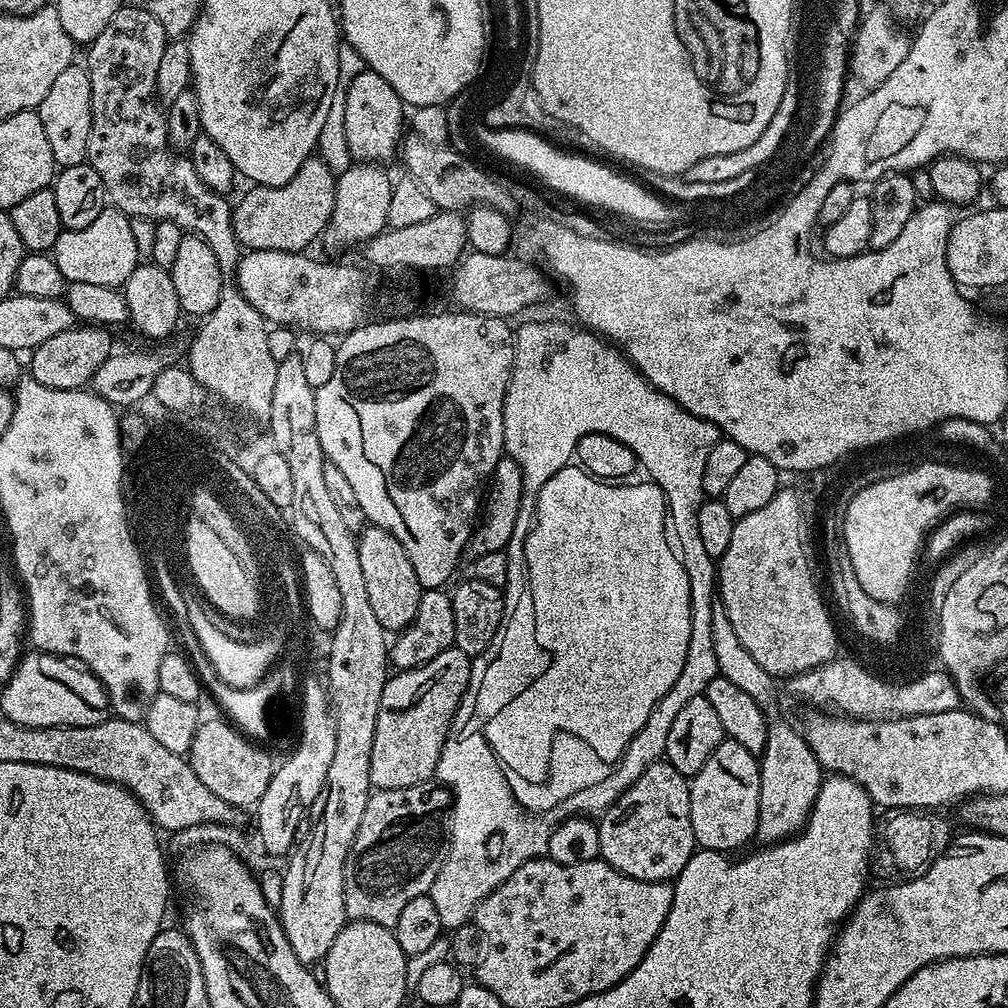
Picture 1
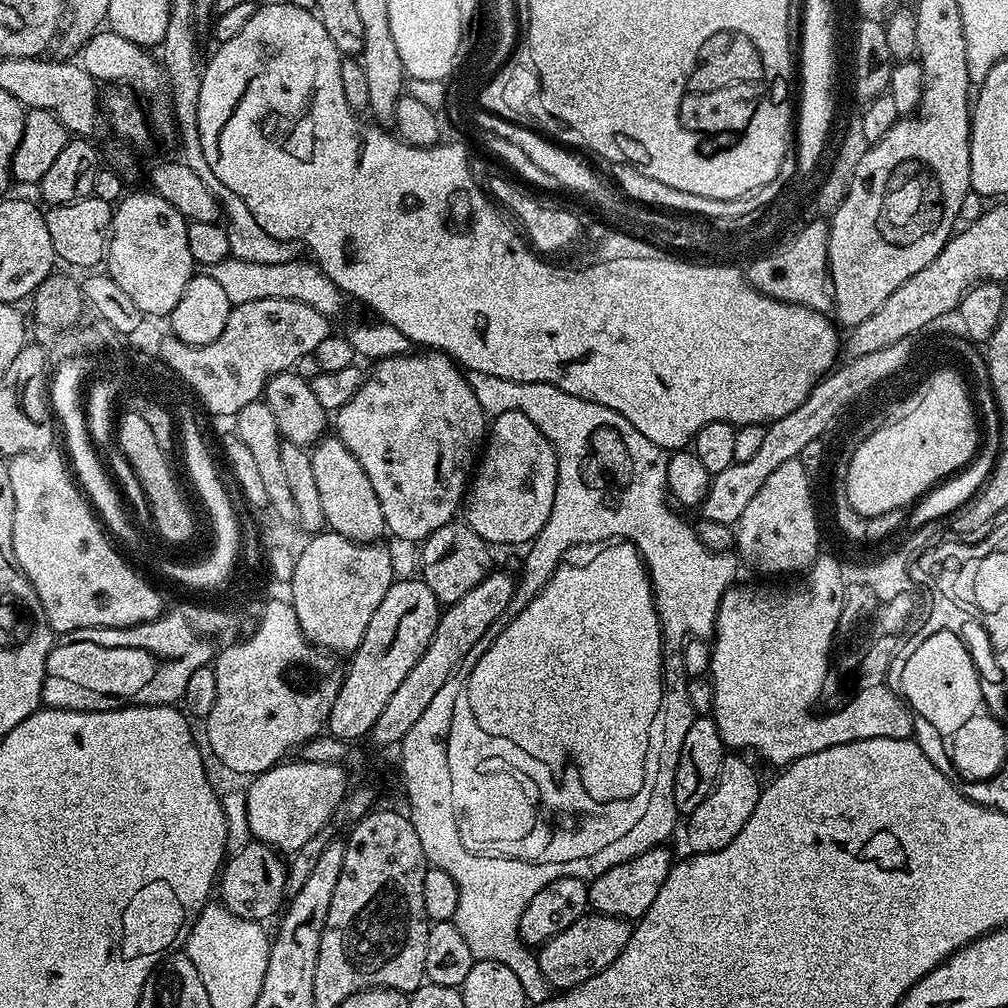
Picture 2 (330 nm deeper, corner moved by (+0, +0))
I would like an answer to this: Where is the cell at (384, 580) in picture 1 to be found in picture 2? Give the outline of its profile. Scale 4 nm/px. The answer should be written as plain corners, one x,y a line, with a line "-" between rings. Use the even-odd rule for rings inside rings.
325,435
311,449
310,455
325,525
333,532
357,540
359,544
372,544
380,535
385,535
384,515
378,502
378,494
374,494
374,486
370,486
370,478
366,478
362,462
358,462
358,458
350,454
339,436

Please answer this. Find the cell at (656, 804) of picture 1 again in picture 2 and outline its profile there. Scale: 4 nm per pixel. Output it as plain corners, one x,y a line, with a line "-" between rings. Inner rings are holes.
652,846
647,852
637,852
634,858
621,864
609,863
606,872
588,885
591,911
629,922
635,922
644,916
654,903
654,898
658,898
658,890
662,890
662,882
666,882
674,863
674,856
660,847

